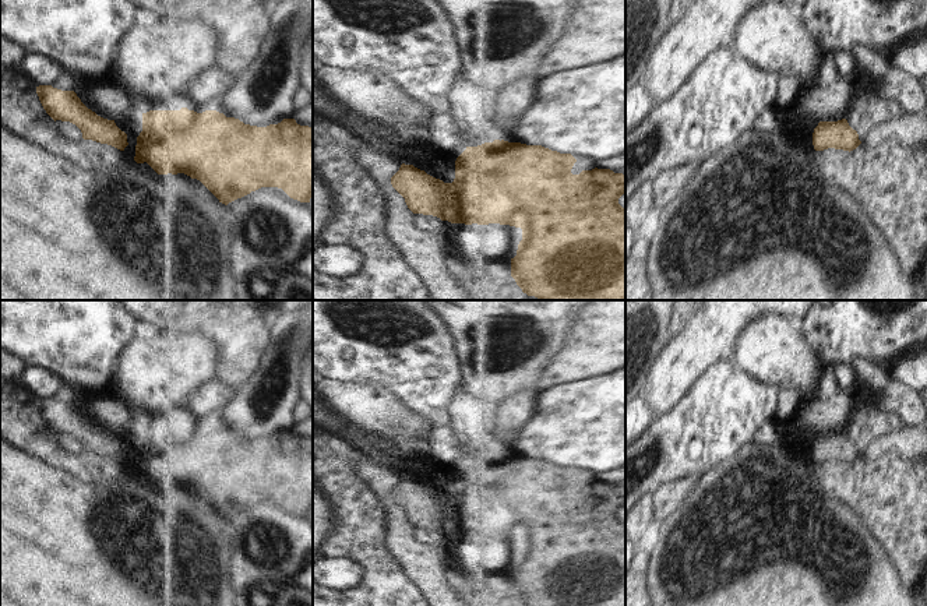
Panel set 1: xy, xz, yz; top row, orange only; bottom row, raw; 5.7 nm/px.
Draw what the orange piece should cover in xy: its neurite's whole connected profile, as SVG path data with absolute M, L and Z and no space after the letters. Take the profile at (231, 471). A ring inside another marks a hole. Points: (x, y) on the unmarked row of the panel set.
M39 398L36 406L54 434L75 437L84 452L112 458L121 464L124 473L147 475L158 487L184 486L197 492L225 518L261 500L282 501L300 515L310 515L313 510L313 440L300 438L295 431L257 440L216 423L197 426L181 420L144 426L135 419L107 433L88 422L74 404Z

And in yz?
M789 420L778 423L778 431L782 437L782 447L787 455L806 466L828 461L853 464L861 454L846 431L838 434L820 434L813 427L806 427Z

